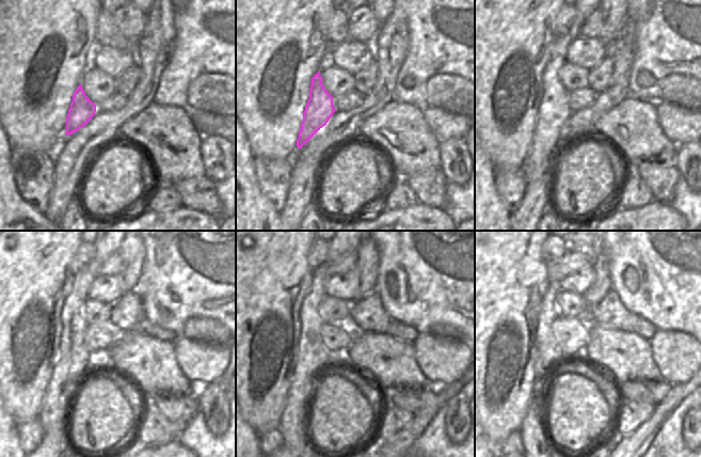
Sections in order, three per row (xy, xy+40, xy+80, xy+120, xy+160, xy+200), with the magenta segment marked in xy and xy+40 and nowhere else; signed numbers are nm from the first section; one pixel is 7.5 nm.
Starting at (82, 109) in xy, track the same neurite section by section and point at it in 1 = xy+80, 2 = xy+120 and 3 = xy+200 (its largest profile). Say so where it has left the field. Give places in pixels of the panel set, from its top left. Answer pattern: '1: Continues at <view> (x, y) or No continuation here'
1: Continues at xy+80 (553, 112)
2: Continues at xy+120 (73, 361)
3: Continues at xy+200 (536, 445).

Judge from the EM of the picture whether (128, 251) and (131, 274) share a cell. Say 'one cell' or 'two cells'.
one cell

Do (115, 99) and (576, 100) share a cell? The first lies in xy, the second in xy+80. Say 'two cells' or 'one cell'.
one cell

